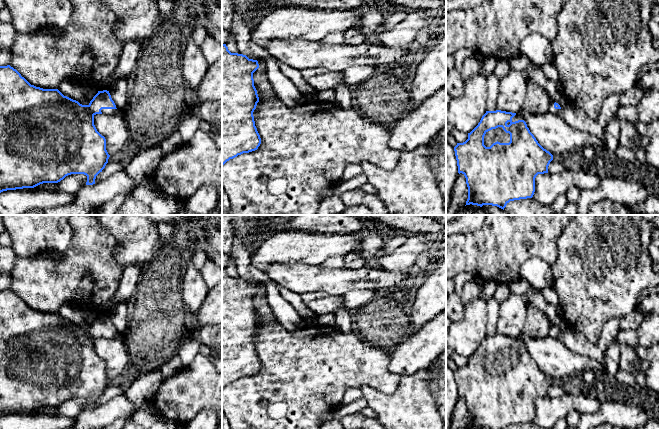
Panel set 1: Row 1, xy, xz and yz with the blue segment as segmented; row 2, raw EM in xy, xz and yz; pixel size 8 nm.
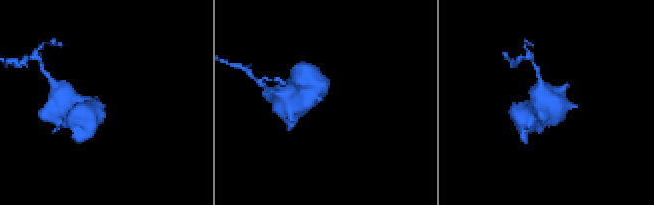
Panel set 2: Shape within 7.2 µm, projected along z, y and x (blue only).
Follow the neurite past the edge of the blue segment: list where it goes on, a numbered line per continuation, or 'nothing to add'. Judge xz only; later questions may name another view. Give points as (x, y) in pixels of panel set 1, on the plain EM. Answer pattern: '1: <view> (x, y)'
nothing to add

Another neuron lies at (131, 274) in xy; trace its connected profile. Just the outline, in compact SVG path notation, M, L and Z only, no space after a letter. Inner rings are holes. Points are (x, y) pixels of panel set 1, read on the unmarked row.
M128 266L124 268L122 279L115 295L105 304L105 313L109 315L111 308L124 301L131 300L136 290L136 285L140 279L142 268L138 266Z

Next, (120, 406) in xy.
M119 395L93 409L85 409L75 417L74 424L66 429L103 429L117 419L131 419L135 412L132 402L125 395Z

